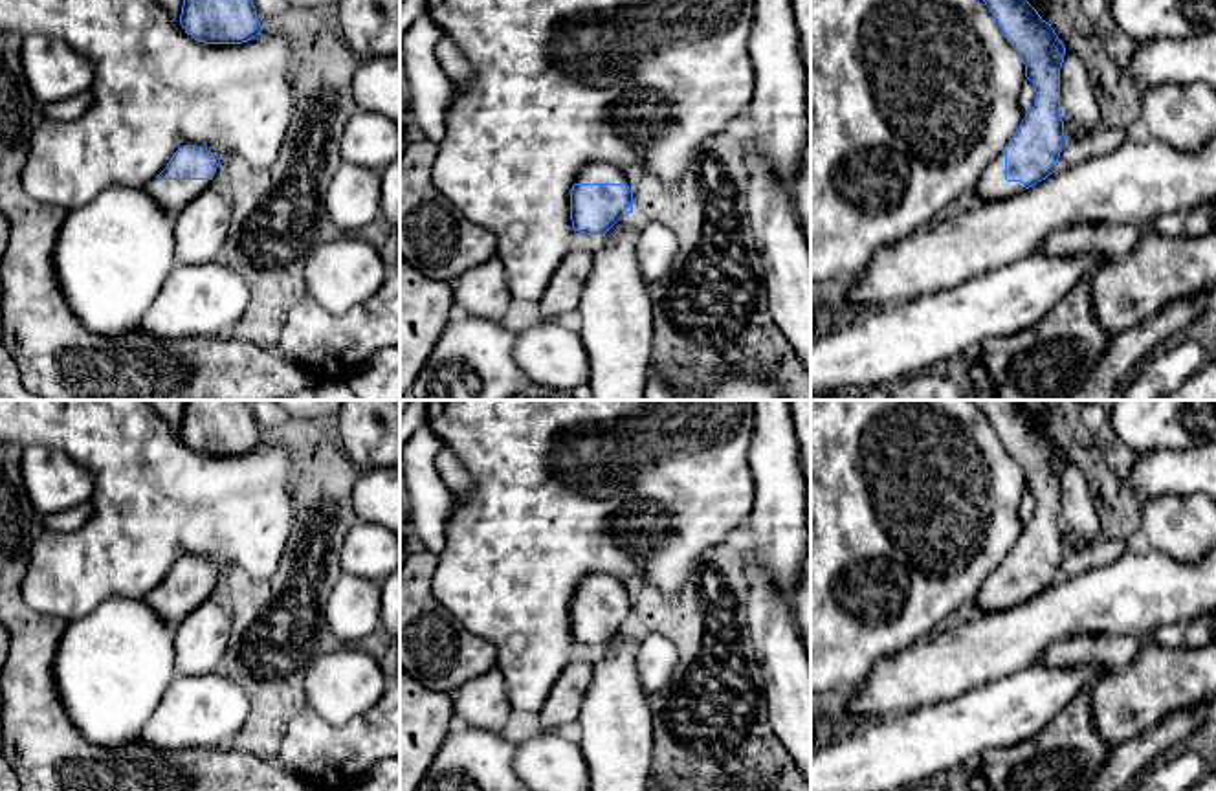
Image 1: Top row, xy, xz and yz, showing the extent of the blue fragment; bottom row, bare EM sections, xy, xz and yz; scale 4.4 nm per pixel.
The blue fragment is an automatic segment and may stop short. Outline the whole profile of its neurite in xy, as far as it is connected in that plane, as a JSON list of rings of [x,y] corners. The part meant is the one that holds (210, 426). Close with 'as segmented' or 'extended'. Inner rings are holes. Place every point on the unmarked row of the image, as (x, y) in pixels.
[[[149,400],[187,446],[205,455],[242,455],[262,437],[246,400]]]; extended

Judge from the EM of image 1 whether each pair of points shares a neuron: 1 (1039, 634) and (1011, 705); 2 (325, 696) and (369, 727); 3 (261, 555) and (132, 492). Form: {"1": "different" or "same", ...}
{"1": "different", "2": "different", "3": "same"}

